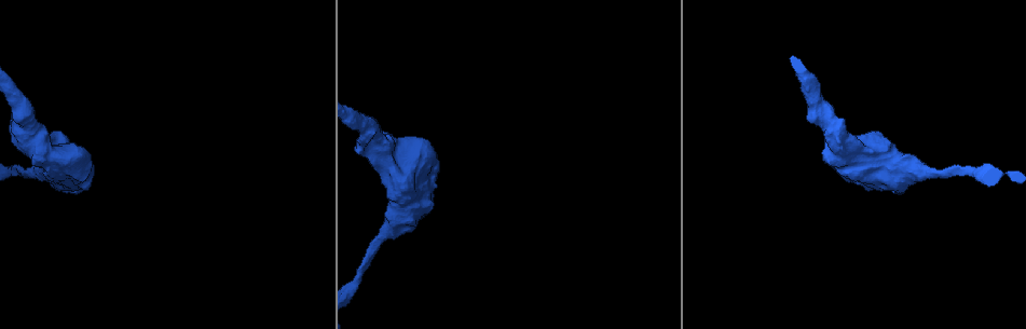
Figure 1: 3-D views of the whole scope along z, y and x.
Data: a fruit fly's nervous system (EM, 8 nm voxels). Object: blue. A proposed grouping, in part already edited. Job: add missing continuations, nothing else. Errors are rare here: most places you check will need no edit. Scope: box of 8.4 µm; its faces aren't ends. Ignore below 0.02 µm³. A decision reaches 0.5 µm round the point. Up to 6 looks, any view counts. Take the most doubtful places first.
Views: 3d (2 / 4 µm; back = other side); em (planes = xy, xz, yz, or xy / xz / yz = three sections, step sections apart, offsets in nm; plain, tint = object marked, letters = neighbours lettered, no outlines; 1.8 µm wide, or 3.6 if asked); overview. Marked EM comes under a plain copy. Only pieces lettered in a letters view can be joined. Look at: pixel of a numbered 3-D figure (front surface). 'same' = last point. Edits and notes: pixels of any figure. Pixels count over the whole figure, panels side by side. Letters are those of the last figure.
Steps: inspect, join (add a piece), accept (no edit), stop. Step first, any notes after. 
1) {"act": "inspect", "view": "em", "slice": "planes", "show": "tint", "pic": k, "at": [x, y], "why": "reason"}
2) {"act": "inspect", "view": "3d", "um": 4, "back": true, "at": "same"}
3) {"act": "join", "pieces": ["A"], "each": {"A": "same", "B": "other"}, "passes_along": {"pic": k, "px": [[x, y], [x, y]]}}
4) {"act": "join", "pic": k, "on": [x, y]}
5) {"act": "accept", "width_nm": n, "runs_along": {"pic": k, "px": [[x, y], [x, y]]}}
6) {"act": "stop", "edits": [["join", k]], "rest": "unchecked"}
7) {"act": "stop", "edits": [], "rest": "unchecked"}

{"act": "inspect", "view": "em", "slice": "xz", "step": 8, "show": "tint", "pic": 1, "at": [869, 166], "why": "calibre changes"}

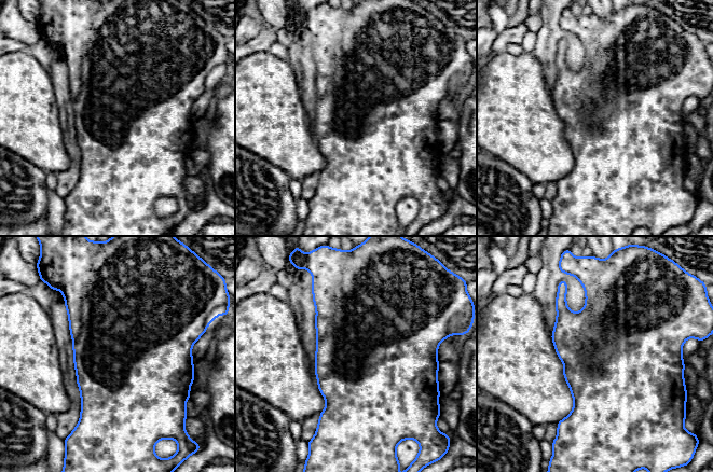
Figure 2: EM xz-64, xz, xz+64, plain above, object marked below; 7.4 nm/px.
{"act": "inspect", "view": "em", "slice": "xz", "step": 8, "show": "letters", "at": "same", "why": "what lies round it"}

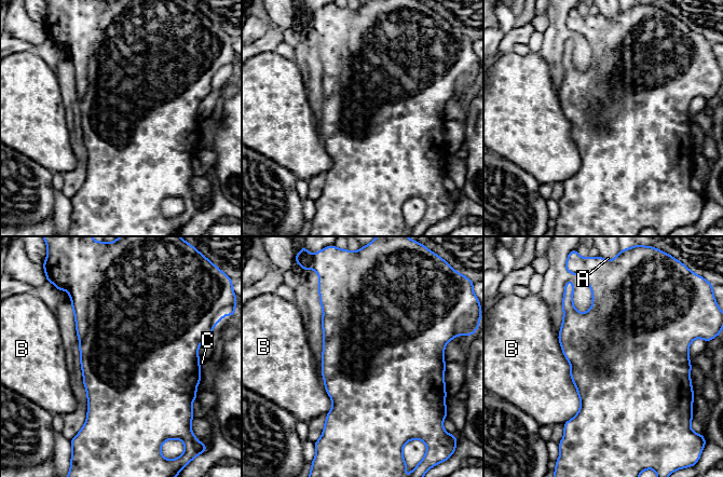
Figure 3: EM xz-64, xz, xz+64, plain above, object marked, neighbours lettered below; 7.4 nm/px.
{"act": "accept", "each": {"A": "other", "B": "other", "C": "other"}, "found": "no lettered piece goes on from it"}

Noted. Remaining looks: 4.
{"act": "inspect", "view": "em", "slice": "planes", "show": "letters", "pic": 1, "at": [362, 269], "why": "thick turns thin"}

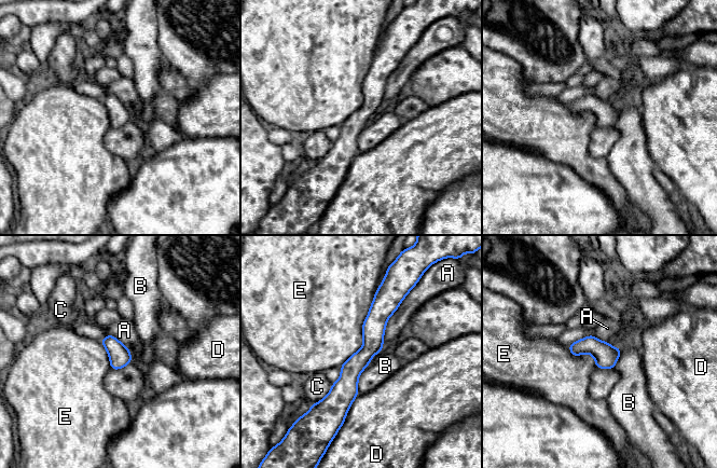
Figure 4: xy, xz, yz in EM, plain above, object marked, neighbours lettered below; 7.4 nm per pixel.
{"act": "accept", "width_nm": 150, "each": {"A": "other", "B": "other", "C": "other", "D": "other", "E": "other"}, "runs_along": {"pic": 4, "px": [[384, 296], [339, 416]]}, "found": "no lettered piece goes on from it"}

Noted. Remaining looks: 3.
{"act": "stop", "edits": [], "rest": "unchecked"}

